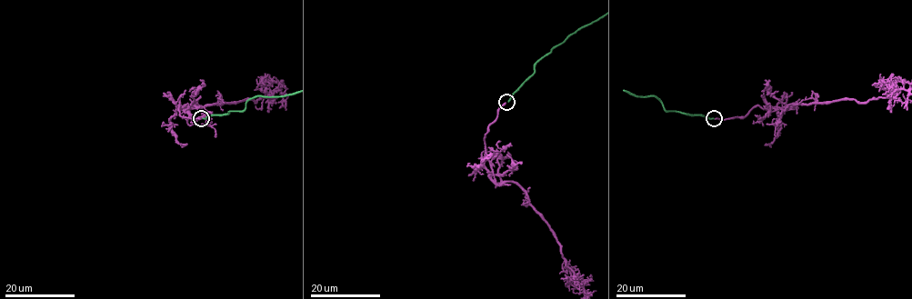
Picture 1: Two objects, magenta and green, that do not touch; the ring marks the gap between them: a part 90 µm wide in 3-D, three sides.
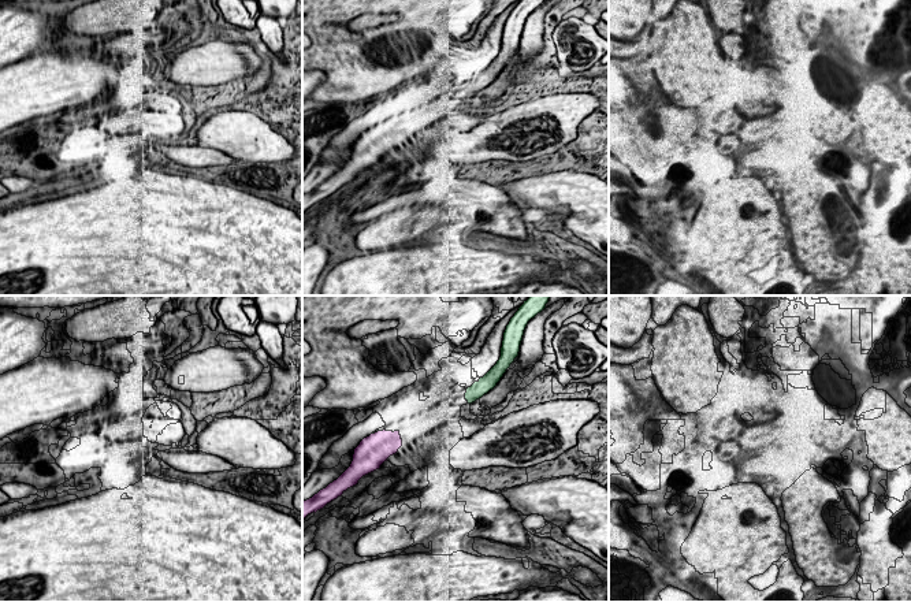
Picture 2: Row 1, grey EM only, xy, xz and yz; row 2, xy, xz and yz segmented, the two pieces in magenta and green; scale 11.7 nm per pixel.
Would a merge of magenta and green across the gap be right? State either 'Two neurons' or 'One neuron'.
One neuron

